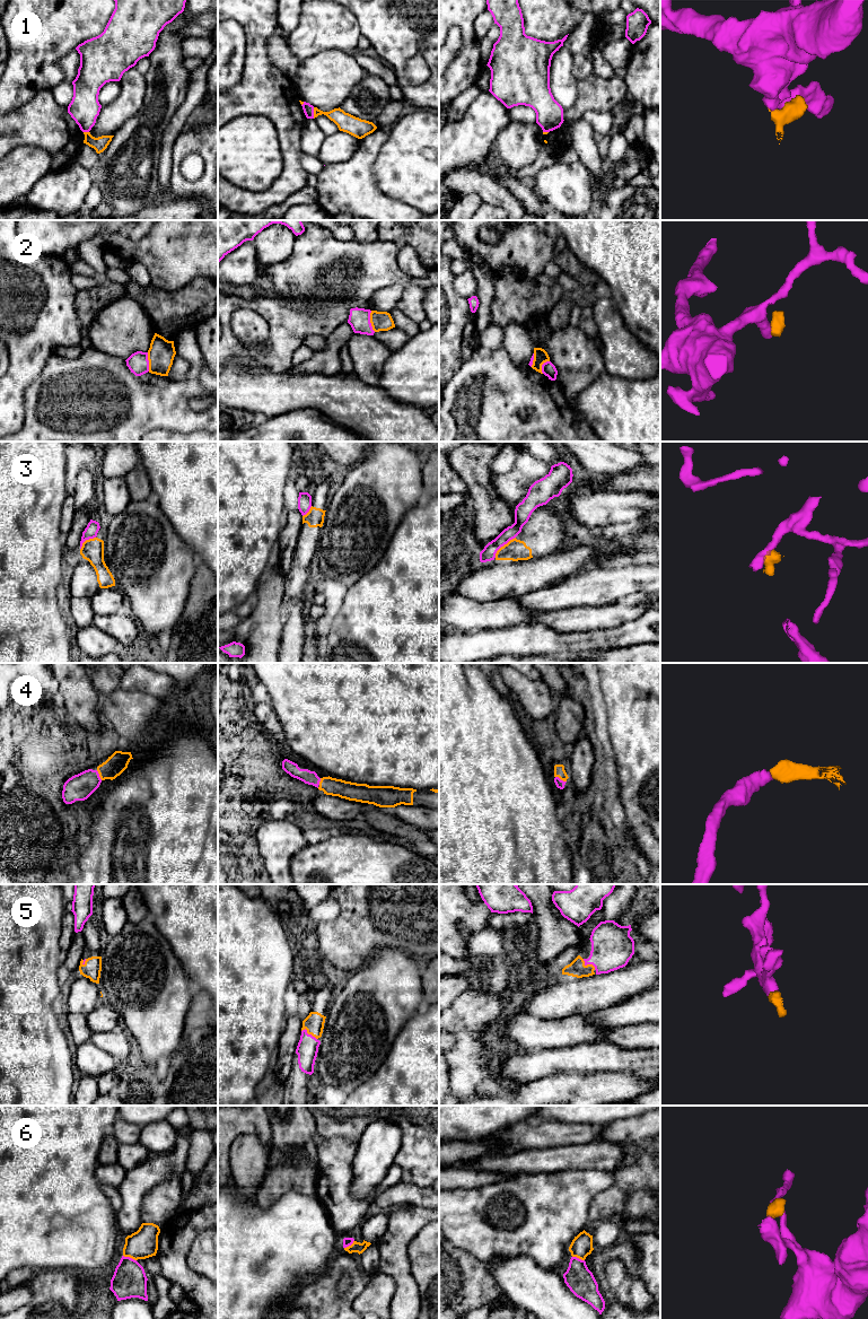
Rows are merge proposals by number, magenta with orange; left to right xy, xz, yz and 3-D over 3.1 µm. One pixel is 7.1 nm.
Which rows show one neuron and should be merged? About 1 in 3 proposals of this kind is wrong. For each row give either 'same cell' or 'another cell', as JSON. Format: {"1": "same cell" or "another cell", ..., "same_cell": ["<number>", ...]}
{"1": "another cell", "2": "another cell", "3": "another cell", "4": "same cell", "5": "same cell", "6": "same cell", "same_cell": ["4", "5", "6"]}

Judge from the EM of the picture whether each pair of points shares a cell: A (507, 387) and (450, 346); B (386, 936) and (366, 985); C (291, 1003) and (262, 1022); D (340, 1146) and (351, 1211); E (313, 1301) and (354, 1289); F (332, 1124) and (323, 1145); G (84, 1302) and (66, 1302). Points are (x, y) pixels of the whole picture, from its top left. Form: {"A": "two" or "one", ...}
{"A": "two", "B": "two", "C": "two", "D": "one", "E": "one", "F": "two", "G": "two"}

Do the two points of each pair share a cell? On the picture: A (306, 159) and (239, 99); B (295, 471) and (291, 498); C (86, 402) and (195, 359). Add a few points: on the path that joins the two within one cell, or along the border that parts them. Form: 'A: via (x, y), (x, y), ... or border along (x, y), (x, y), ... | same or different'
A: border along (301, 154), (301, 166), (307, 174) | different
B: via (291, 478), (291, 491) | same
C: via (116, 402), (165, 402), (180, 390) | same

